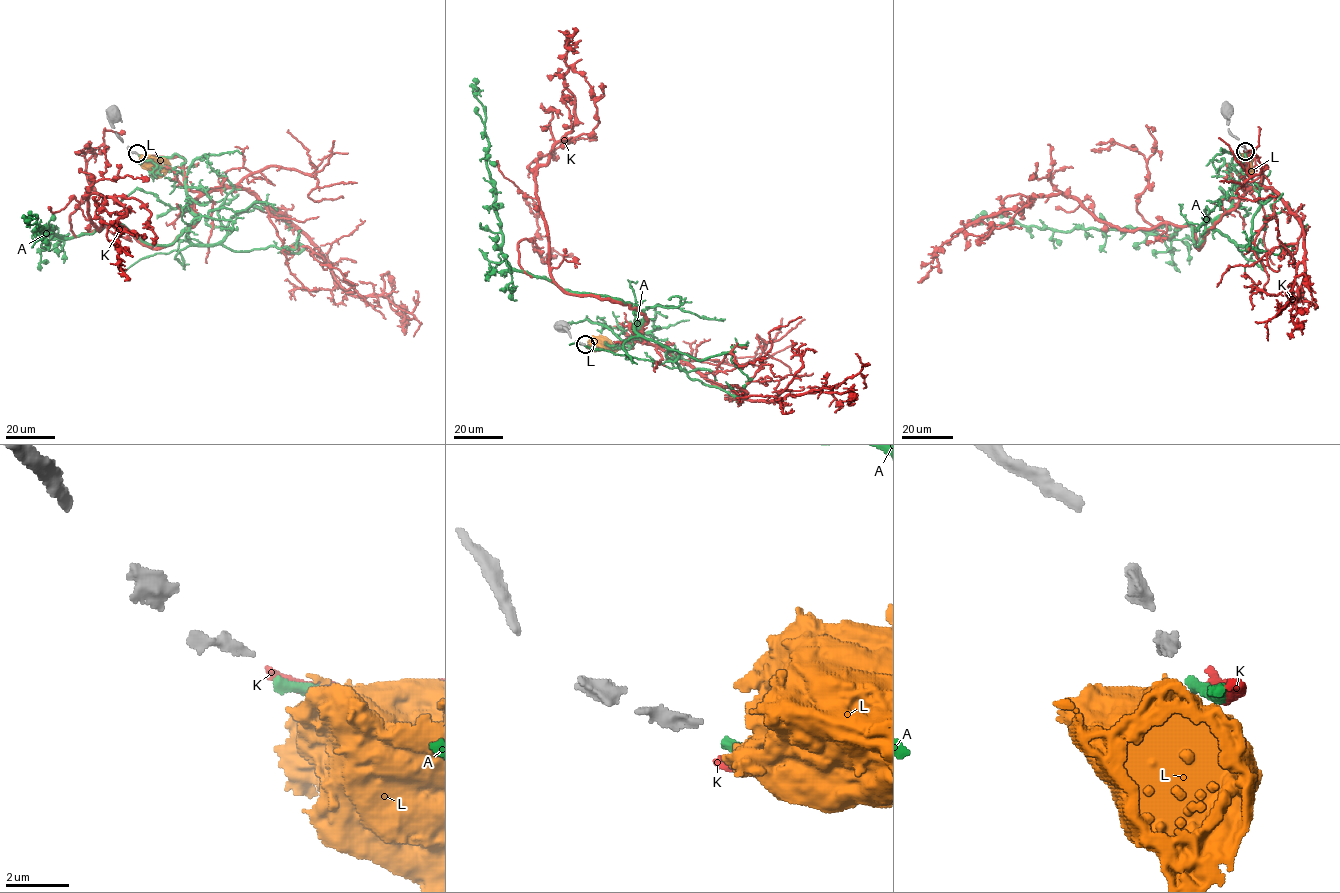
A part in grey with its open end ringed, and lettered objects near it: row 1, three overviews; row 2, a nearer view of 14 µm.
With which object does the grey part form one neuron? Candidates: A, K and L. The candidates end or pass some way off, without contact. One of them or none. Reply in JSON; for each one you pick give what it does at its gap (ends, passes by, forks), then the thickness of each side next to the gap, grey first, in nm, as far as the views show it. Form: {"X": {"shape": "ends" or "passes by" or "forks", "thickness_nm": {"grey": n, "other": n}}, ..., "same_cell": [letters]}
{"A": {"shape": "ends", "thickness_nm": {"grey": 240, "other": 360}}, "same_cell": ["A"]}

